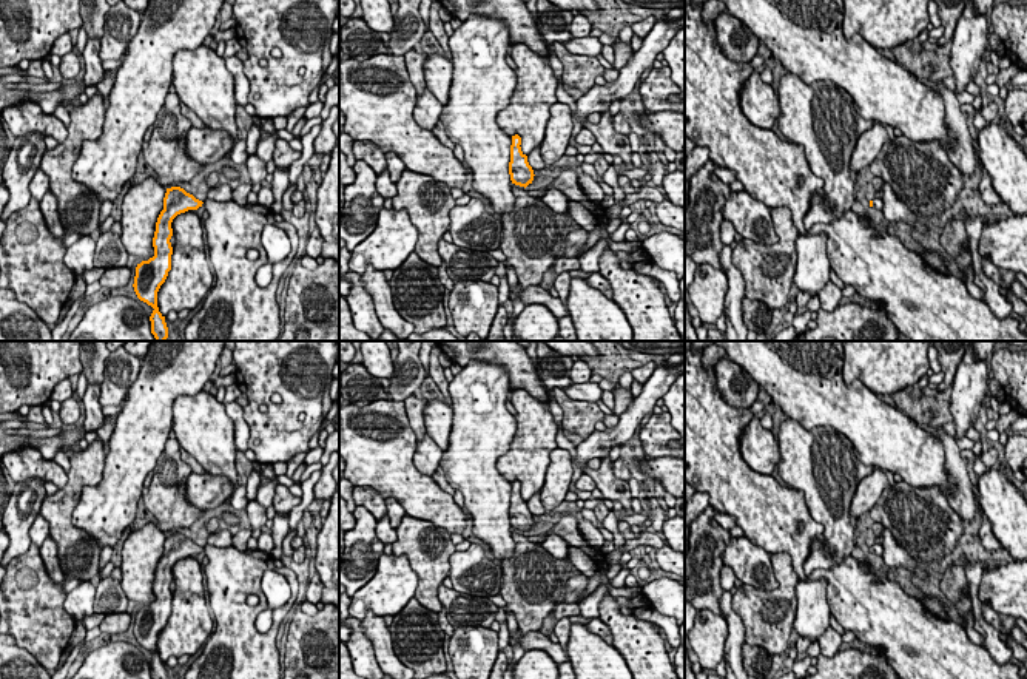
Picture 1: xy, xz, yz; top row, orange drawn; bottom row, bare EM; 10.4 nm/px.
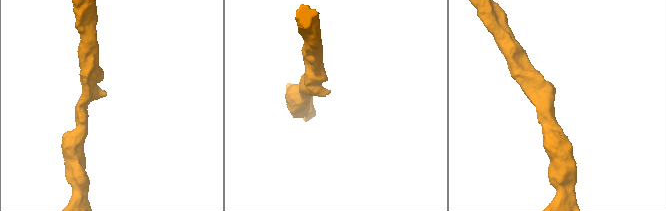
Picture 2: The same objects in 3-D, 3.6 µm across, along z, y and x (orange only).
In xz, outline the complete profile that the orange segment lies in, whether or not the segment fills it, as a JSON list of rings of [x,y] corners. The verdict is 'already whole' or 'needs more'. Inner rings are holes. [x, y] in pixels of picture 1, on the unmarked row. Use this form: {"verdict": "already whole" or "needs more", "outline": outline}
{"verdict": "already whole", "outline": [[[512,481],[509,520],[515,531],[527,532],[534,526],[534,515],[527,508],[527,502],[521,497],[521,483]]]}

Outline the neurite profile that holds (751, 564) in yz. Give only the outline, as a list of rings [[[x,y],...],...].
[[[732,537],[722,554],[723,565],[732,568],[743,585],[774,591],[779,583],[774,576],[771,554],[746,537]]]

